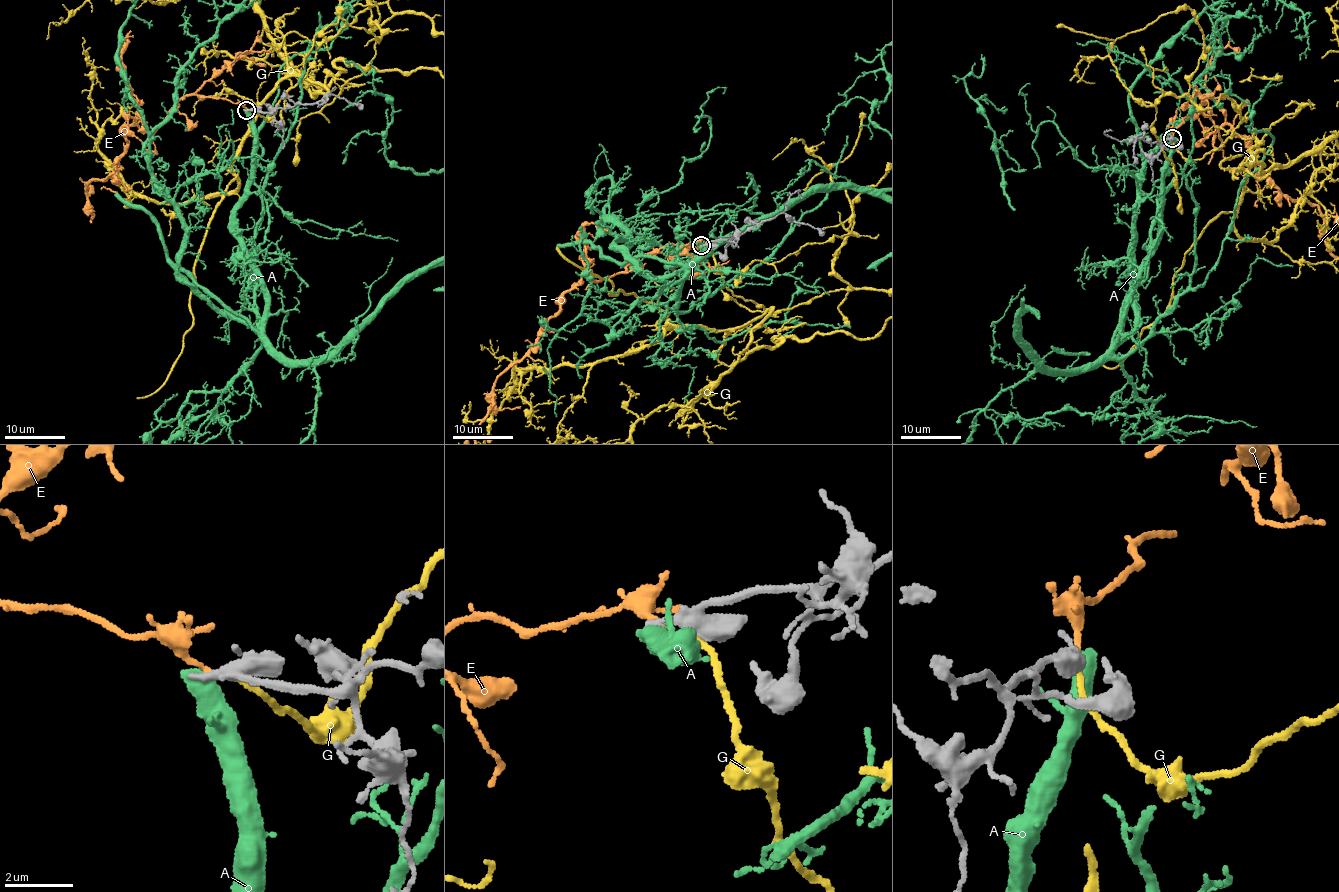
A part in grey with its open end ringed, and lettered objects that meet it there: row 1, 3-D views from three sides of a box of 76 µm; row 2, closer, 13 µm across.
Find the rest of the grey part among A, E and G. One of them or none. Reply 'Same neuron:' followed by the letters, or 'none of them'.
Same neuron: none of them

